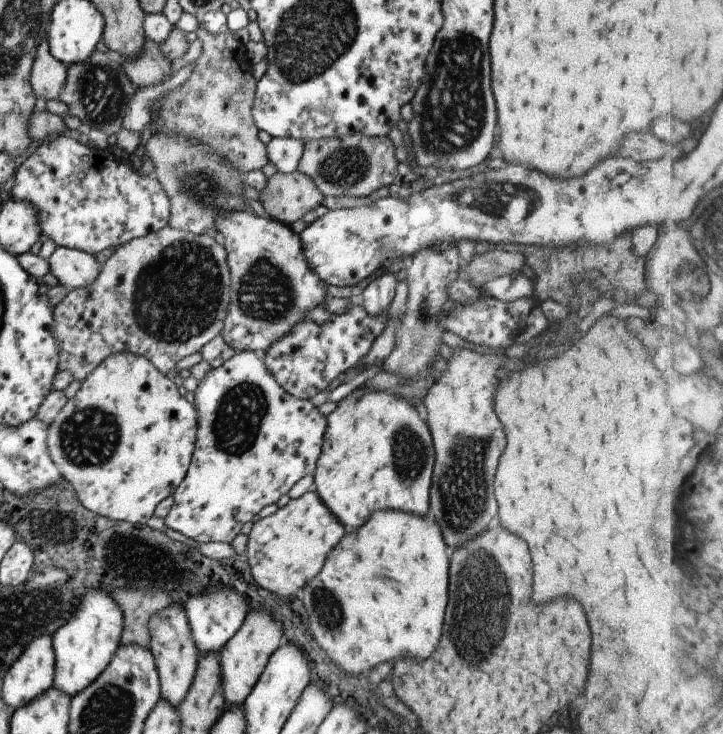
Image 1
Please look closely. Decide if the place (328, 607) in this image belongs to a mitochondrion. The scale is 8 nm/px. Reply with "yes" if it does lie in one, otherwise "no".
yes

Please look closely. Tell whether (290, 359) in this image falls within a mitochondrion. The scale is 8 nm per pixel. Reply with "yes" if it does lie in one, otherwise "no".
no

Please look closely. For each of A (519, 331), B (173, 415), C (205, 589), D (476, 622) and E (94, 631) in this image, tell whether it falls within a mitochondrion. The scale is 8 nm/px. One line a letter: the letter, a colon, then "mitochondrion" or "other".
A: other
B: other
C: other
D: mitochondrion
E: other

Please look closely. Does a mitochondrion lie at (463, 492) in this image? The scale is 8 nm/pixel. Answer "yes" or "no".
yes

